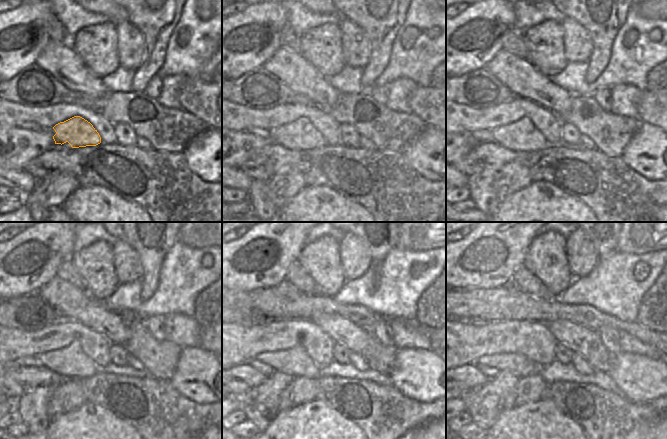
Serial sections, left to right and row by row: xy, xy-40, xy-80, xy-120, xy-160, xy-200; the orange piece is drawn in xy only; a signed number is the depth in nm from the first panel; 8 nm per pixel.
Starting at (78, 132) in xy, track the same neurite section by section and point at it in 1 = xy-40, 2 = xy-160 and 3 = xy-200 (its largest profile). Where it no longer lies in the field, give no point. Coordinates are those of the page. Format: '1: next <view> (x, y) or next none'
1: next xy-40 (300, 132)
2: next xy-160 (299, 357)
3: next xy-200 (499, 362)

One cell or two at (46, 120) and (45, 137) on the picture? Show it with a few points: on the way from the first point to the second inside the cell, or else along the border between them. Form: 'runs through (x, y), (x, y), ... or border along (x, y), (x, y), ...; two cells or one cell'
border along (43, 129), (48, 130); two cells

